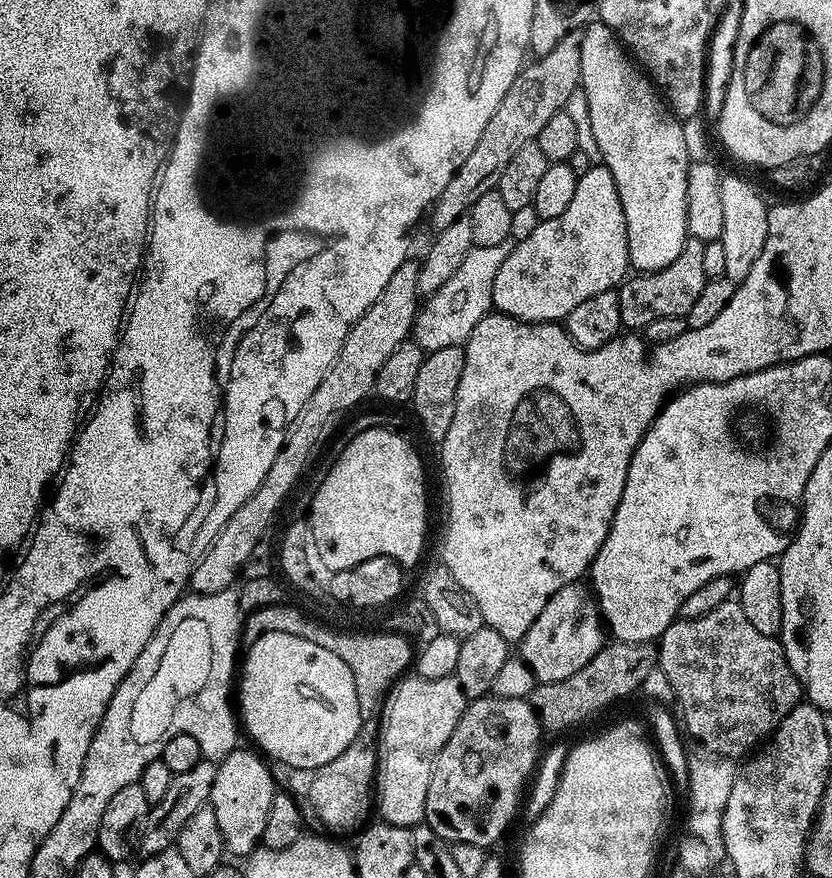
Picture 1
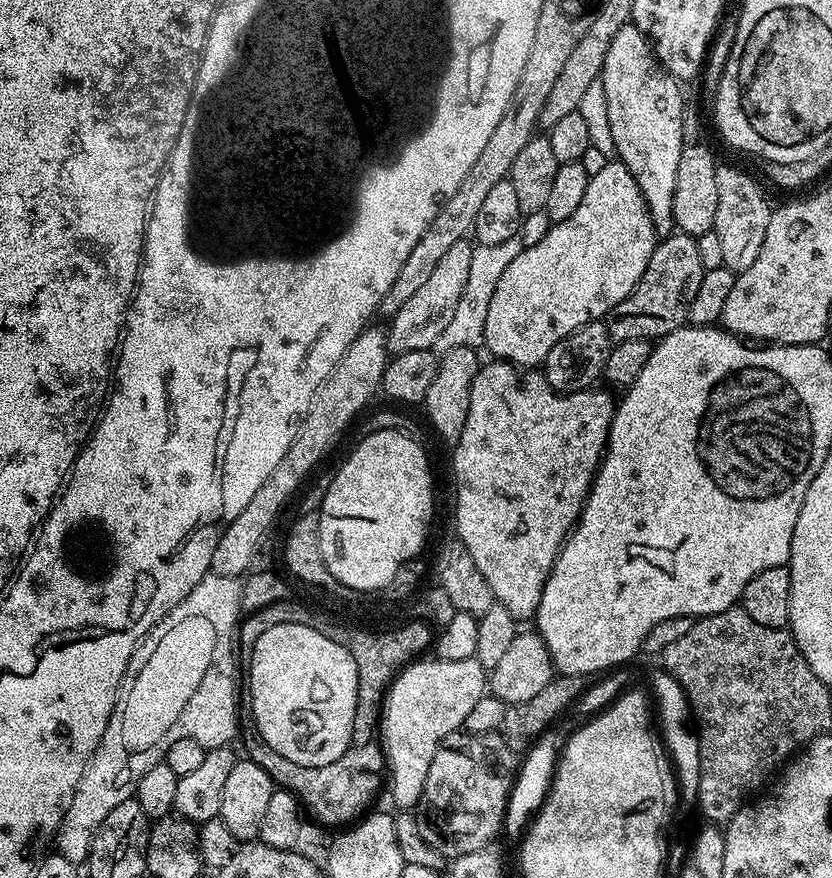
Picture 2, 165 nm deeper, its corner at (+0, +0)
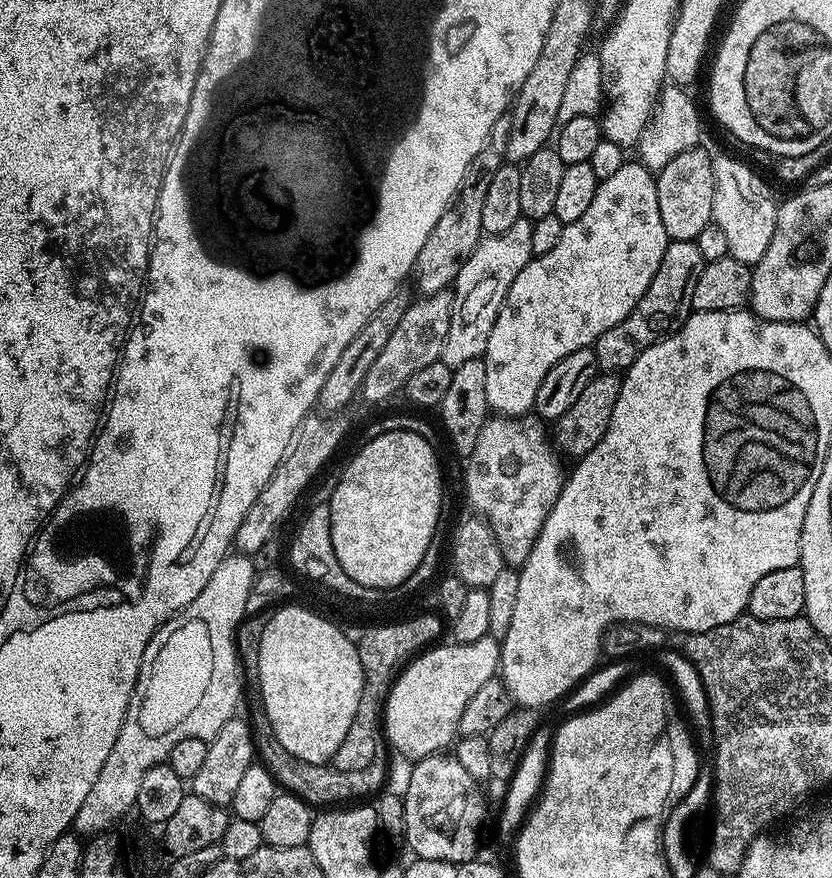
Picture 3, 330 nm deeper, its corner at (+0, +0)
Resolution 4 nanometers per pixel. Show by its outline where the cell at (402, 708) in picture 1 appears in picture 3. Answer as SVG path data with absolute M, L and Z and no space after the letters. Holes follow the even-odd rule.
M491 634L478 638L478 642L447 643L429 647L421 652L400 673L396 679L396 685L392 687L392 693L388 696L388 702L384 706L382 727L386 733L387 743L393 749L396 747L402 755L409 756L409 761L412 762L421 760L423 756L435 756L443 753L447 749L444 747L448 743L449 747L457 739L462 710L466 710L470 698L474 698L474 694L478 694L479 688L497 675L500 667L500 640Z

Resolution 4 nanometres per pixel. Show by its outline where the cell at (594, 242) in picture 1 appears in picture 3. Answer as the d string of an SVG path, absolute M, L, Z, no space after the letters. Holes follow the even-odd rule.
M625 162L610 178L601 180L594 199L582 214L582 218L564 225L562 238L558 238L558 246L554 246L546 254L533 256L526 266L522 266L522 274L518 274L518 278L514 278L514 283L510 285L510 290L498 310L498 318L494 318L494 330L490 330L490 342L486 342L486 350L482 357L486 366L486 402L489 409L497 416L529 415L536 407L538 386L542 386L542 378L550 374L550 366L554 366L554 362L562 362L562 358L566 358L566 354L574 354L574 350L593 347L599 336L606 334L610 326L618 326L618 322L622 322L622 318L626 318L626 314L630 314L630 310L638 306L638 298L646 294L646 286L650 286L650 278L658 274L658 266L662 262L662 254L666 254L668 241L668 235L662 226L662 217L658 215L656 178L644 164Z

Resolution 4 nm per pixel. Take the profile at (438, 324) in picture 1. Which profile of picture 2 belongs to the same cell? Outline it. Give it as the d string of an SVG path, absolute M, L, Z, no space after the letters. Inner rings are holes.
M519 235L514 238L506 238L506 242L498 242L494 246L481 244L473 247L473 257L470 261L470 274L467 275L465 289L454 309L454 316L447 323L438 338L435 347L447 350L454 346L470 346L479 349L484 343L484 327L486 326L486 310L490 310L490 298L494 298L494 290L498 290L498 282L502 279L506 266L518 258L520 251L524 249L524 243Z

